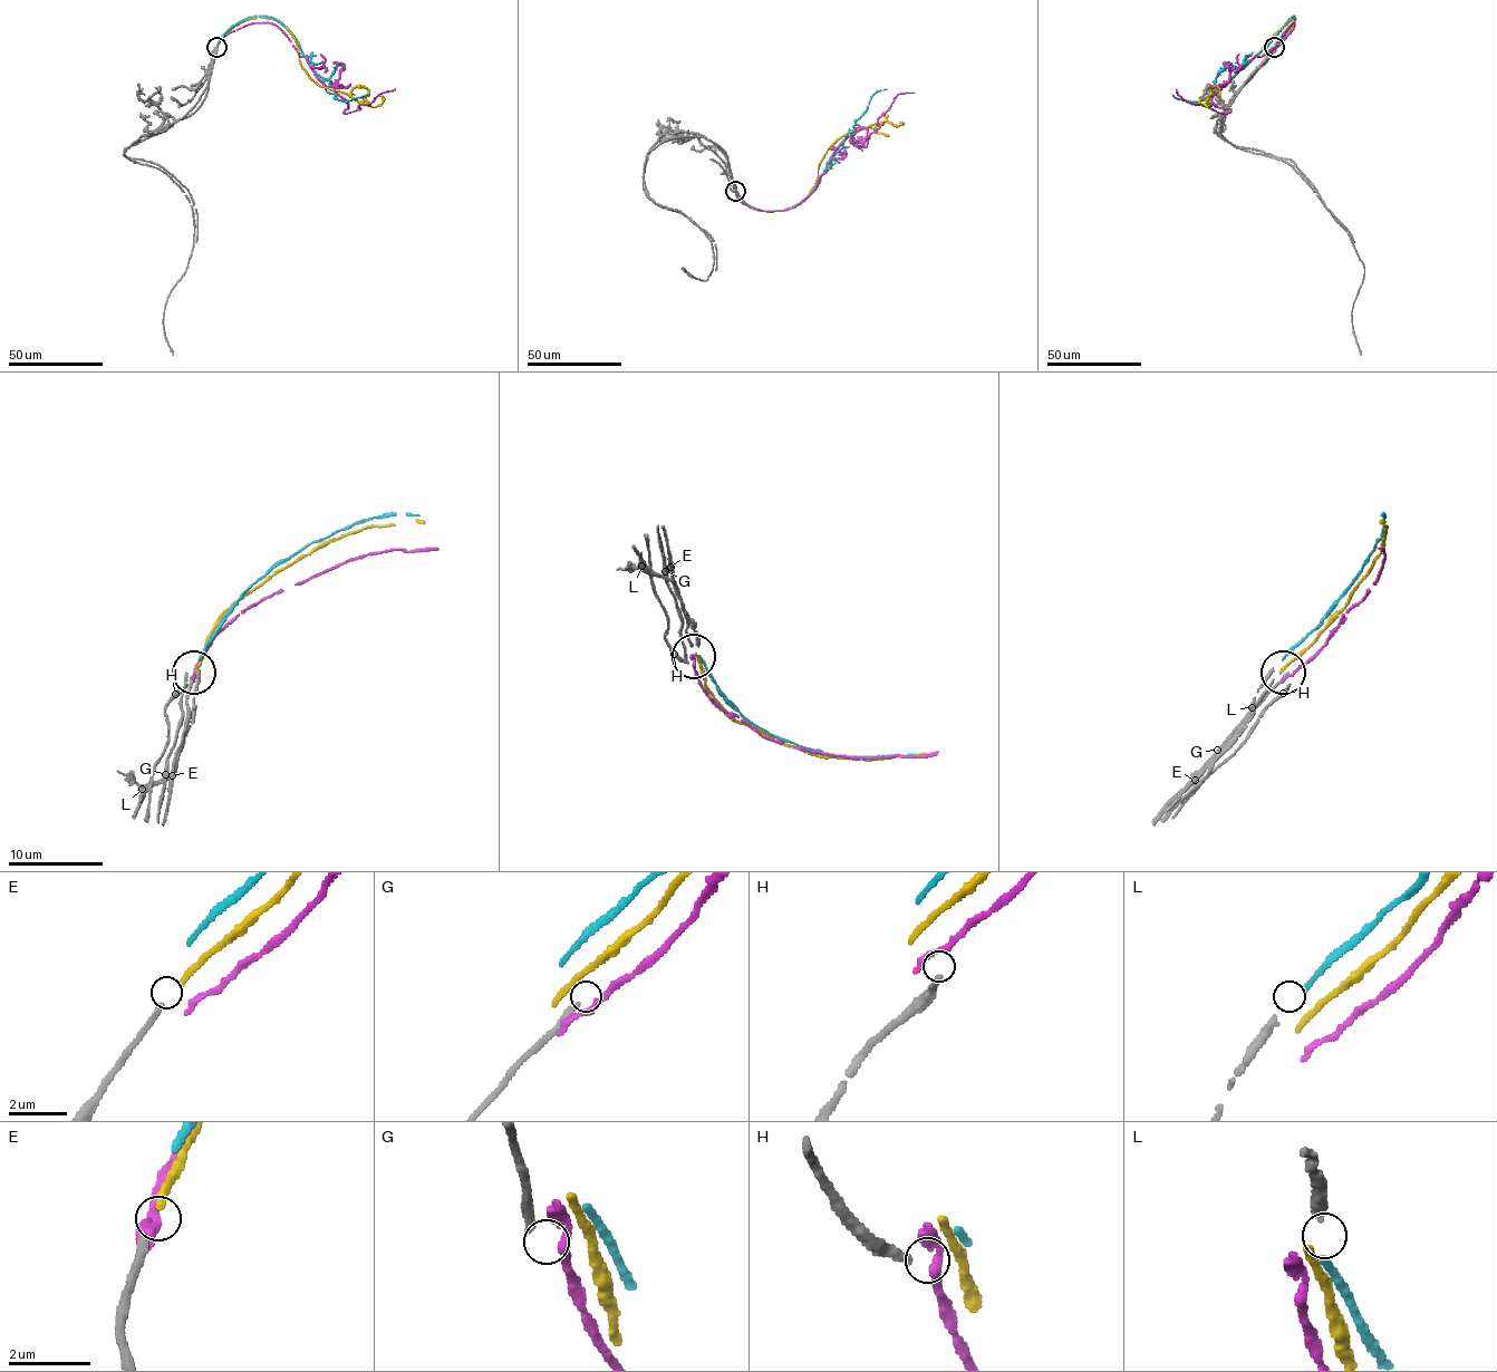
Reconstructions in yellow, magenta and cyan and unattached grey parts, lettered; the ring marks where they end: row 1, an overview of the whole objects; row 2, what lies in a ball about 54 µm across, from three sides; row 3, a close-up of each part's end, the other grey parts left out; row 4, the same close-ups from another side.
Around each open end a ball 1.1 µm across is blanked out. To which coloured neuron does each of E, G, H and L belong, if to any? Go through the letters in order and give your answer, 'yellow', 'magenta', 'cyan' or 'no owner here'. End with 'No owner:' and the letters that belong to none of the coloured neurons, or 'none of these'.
E: yellow
G: no owner here
H: no owner here
L: cyan
No owner: G, H

